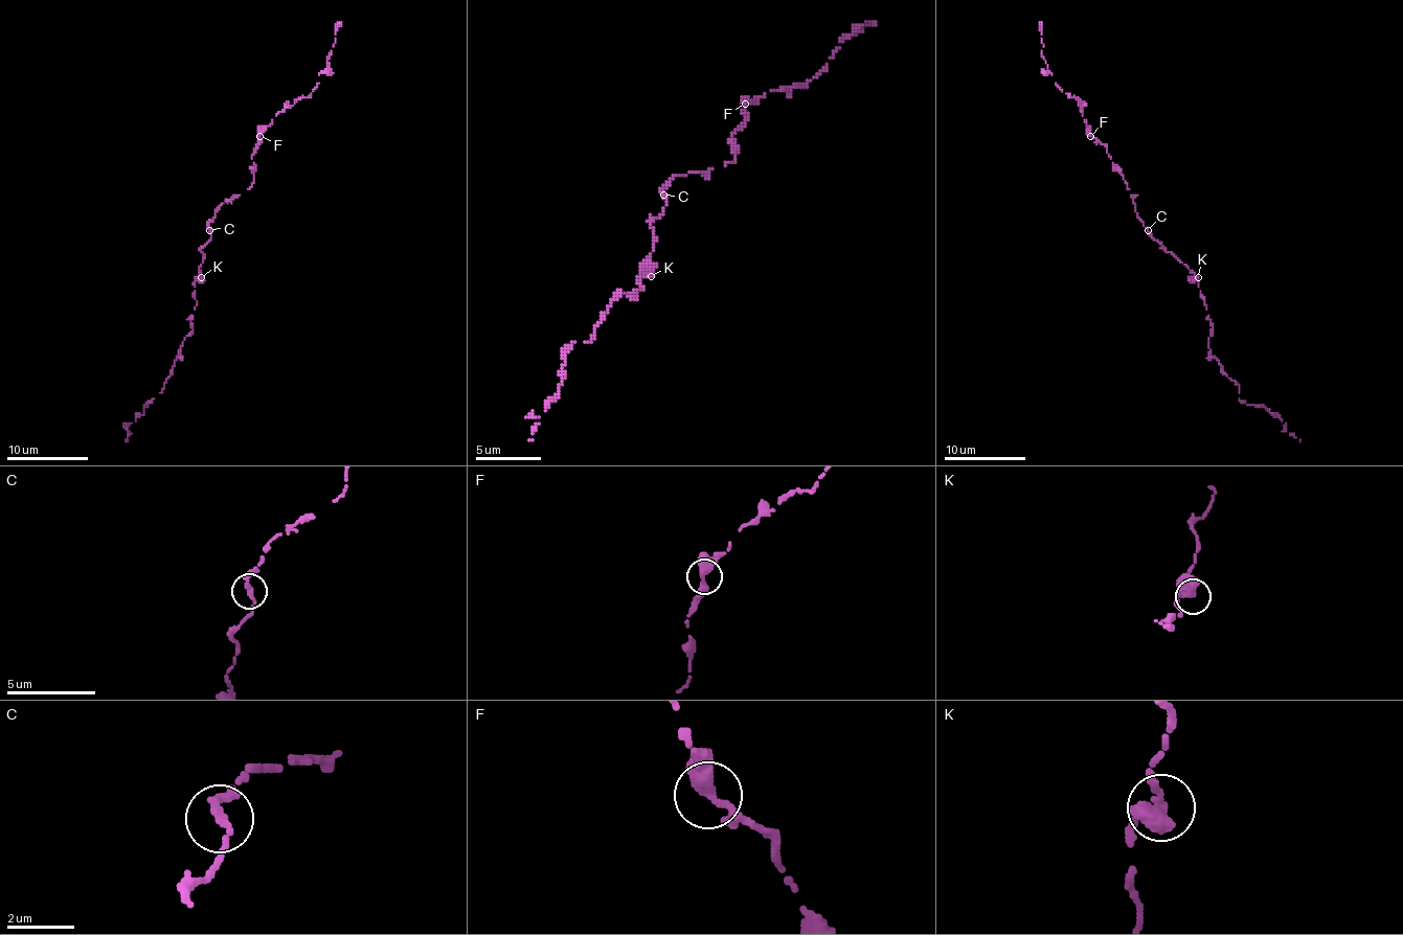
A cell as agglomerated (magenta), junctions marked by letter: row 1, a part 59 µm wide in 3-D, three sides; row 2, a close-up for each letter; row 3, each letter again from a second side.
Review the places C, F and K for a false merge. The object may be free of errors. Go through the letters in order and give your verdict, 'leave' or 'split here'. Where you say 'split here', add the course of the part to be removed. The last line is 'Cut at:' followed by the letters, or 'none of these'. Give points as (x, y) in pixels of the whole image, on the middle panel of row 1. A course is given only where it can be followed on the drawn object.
C: leave
F: leave
K: leave
Cut at: none of these

